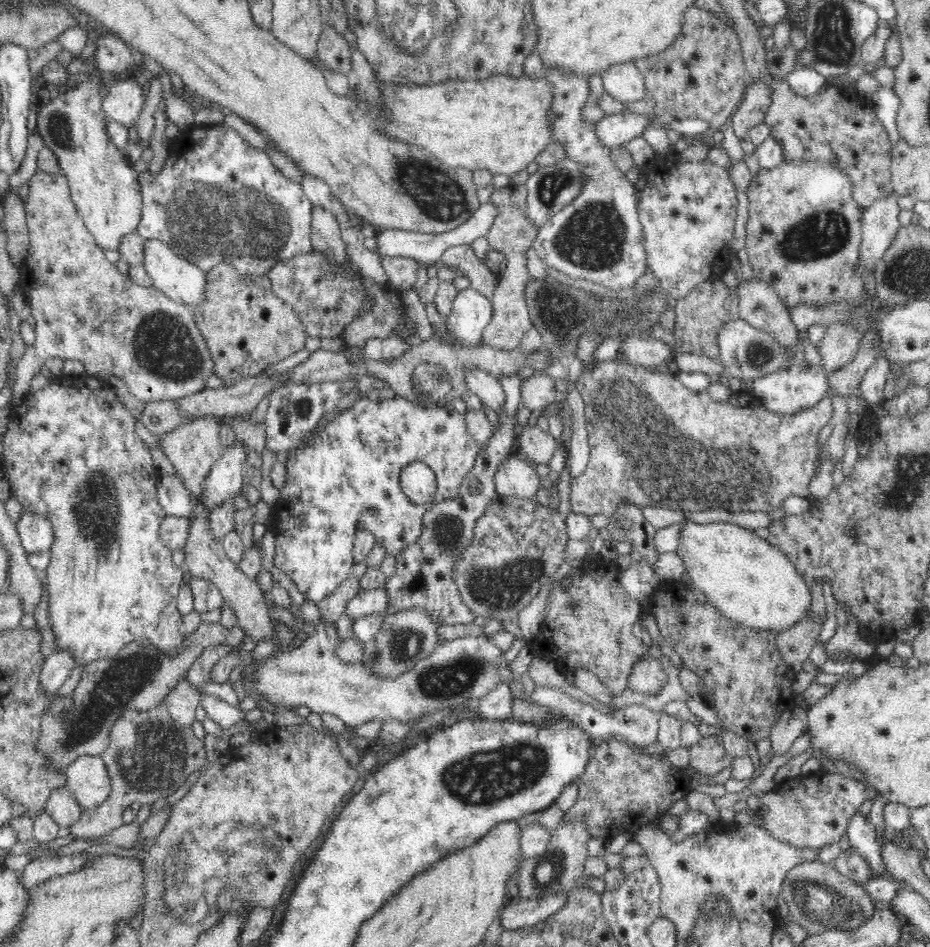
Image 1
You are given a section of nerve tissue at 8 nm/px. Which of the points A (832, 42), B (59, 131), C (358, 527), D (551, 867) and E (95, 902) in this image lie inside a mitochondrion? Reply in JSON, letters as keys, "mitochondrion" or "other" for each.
{"A":"mitochondrion","B":"mitochondrion","C":"other","D":"mitochondrion","E":"other"}

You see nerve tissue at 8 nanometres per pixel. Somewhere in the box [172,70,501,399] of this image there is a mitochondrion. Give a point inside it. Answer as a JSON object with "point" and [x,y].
{"point":[442,199]}

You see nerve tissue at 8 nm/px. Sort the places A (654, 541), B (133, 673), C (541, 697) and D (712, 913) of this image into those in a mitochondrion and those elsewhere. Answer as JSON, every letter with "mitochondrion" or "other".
{"A":"other","B":"mitochondrion","C":"other","D":"mitochondrion"}

